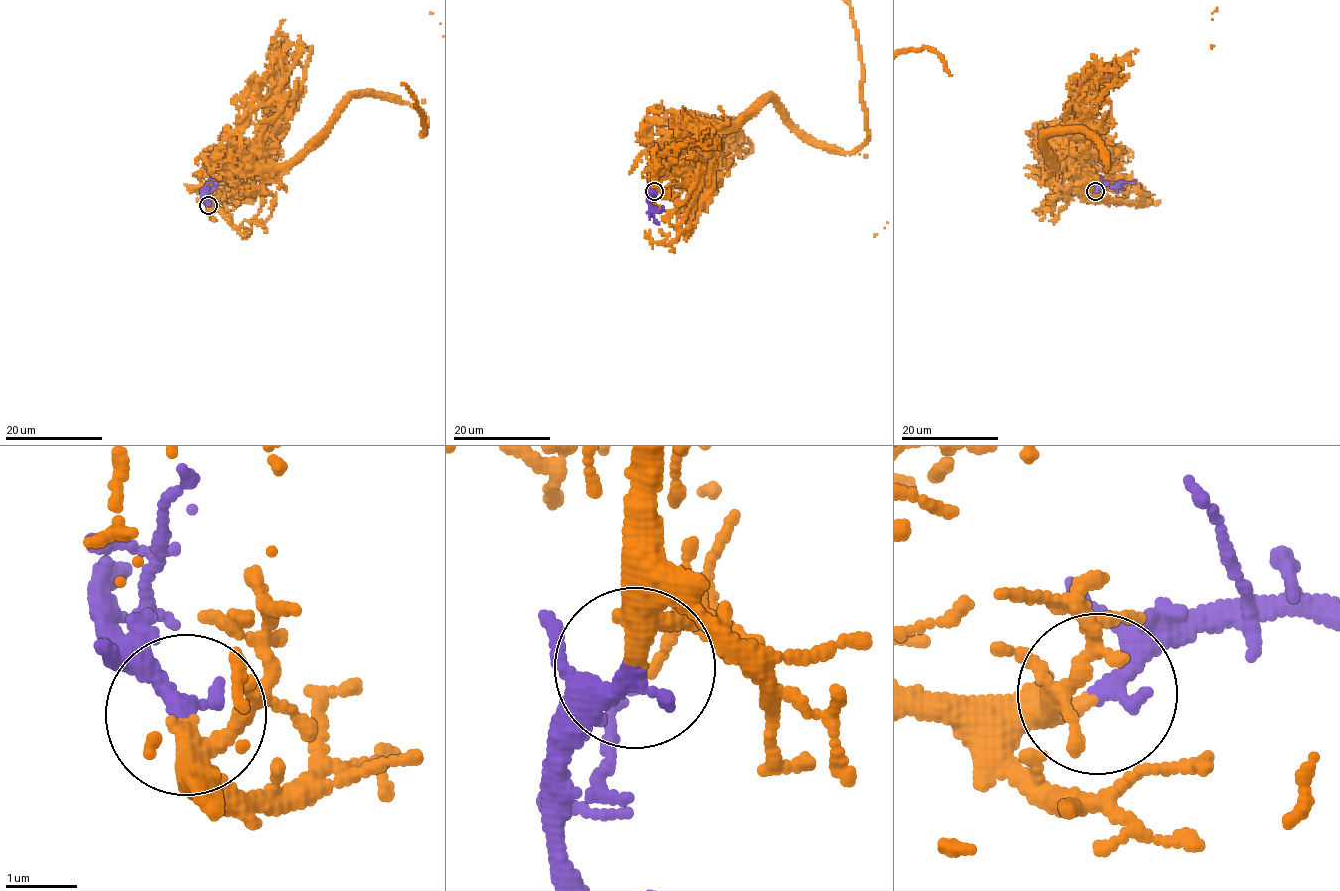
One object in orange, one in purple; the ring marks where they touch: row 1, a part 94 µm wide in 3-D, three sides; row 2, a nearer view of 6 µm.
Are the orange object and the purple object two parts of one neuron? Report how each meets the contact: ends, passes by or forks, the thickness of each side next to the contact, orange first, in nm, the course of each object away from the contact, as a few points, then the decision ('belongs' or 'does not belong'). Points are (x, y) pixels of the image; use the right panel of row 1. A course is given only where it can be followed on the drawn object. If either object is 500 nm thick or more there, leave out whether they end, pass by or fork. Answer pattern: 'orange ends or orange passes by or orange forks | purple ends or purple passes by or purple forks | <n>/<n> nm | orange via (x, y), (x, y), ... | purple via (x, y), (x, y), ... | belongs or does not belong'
orange passes by | purple ends | 260/300 nm | orange via (1094, 191), (1071, 189), (1045, 136), (1090, 134), (1106, 164), (1084, 186), (1031, 177), (924, 46) | purple via (1095, 191), (1102, 186), (1117, 187), (1134, 180) | belongs

